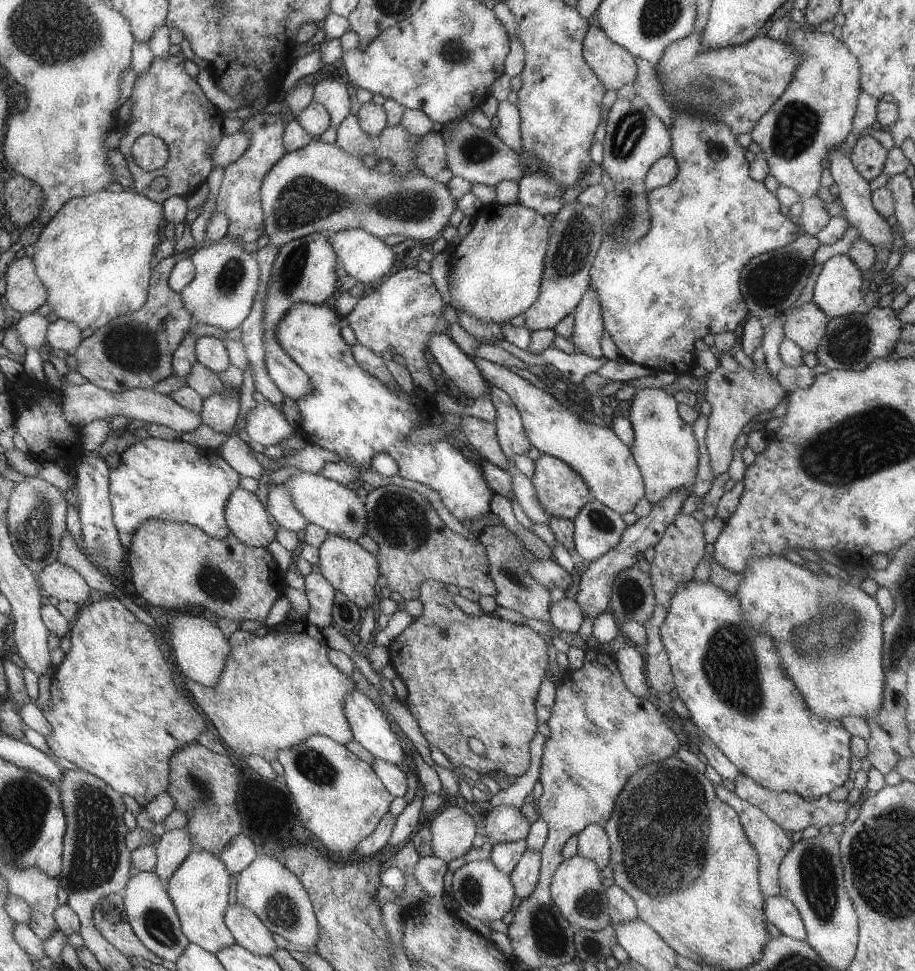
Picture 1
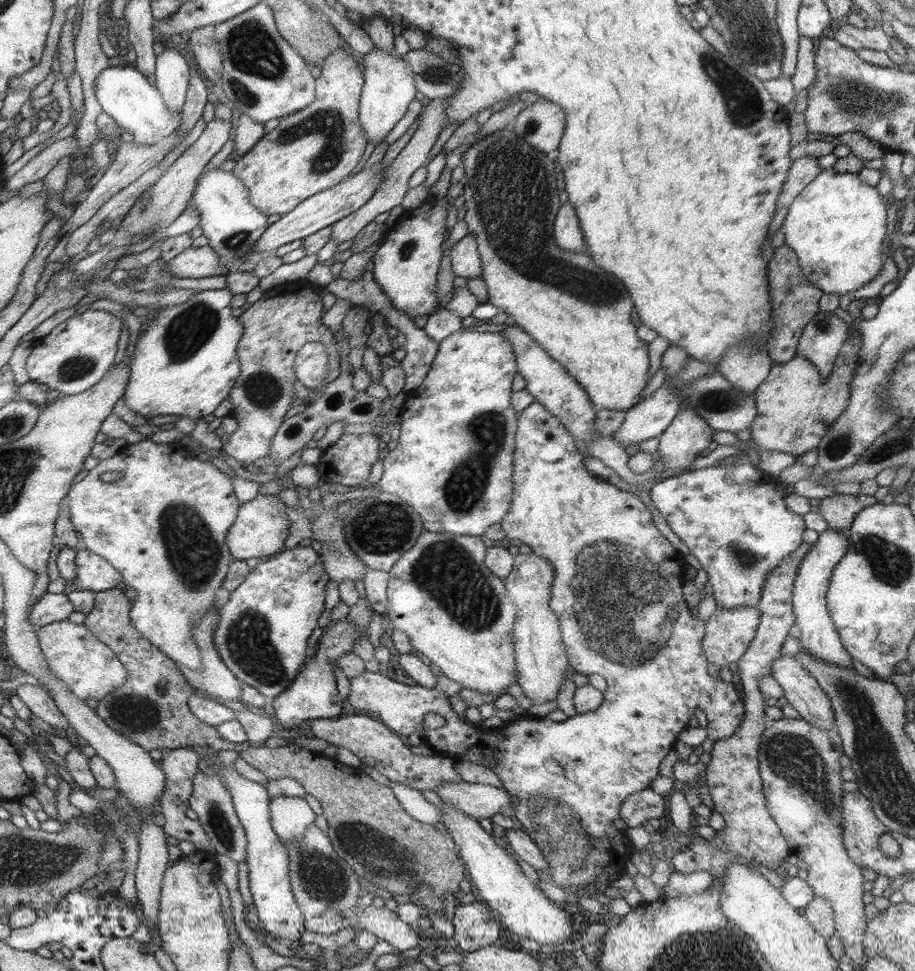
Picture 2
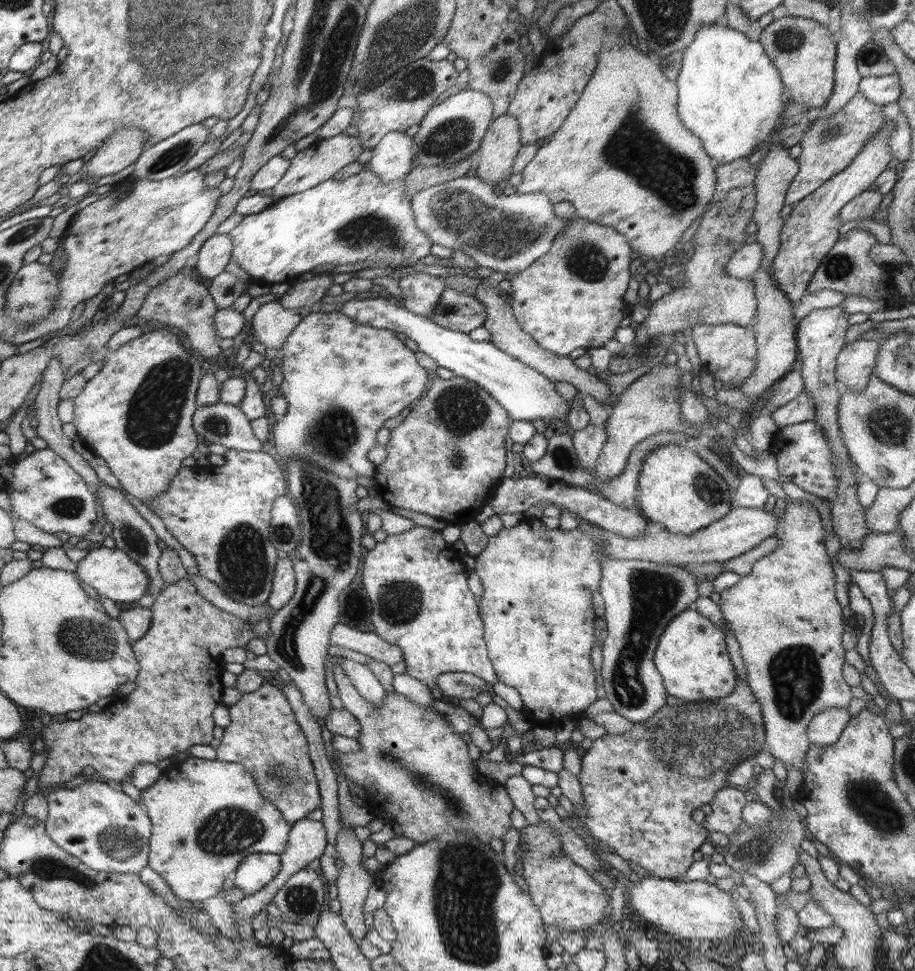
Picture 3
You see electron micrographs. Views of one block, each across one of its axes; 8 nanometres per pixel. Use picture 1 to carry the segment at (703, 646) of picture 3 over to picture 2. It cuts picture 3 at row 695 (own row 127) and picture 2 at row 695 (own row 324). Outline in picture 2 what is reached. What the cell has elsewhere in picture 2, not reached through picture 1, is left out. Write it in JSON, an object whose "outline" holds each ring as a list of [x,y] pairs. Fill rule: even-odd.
{"outline":[[[534,401],[526,410],[521,412],[519,426],[517,427],[517,449],[515,454],[515,502],[512,503],[512,509],[508,510],[507,517],[501,523],[502,529],[506,532],[506,539],[520,540],[526,546],[530,546],[532,553],[542,557],[554,567],[555,578],[551,584],[551,609],[555,611],[559,618],[560,630],[563,632],[563,643],[568,649],[570,655],[570,664],[580,672],[580,674],[598,674],[607,682],[607,689],[604,692],[603,704],[594,713],[587,715],[574,715],[568,717],[564,722],[555,722],[547,717],[536,718],[530,714],[517,717],[512,723],[478,724],[469,725],[462,717],[458,715],[450,705],[449,698],[440,690],[432,689],[420,685],[407,685],[379,672],[365,671],[361,676],[350,678],[351,691],[347,698],[348,702],[362,710],[362,712],[378,712],[380,721],[389,726],[392,731],[402,738],[408,737],[414,732],[421,732],[423,742],[432,748],[435,754],[451,757],[454,761],[468,761],[476,764],[487,764],[489,758],[495,760],[494,765],[488,765],[500,781],[503,788],[511,800],[514,808],[514,818],[518,824],[522,824],[521,829],[539,846],[540,852],[543,852],[547,862],[550,878],[553,878],[554,884],[558,888],[578,893],[583,887],[592,884],[592,882],[609,882],[613,874],[625,873],[626,862],[632,856],[632,843],[626,831],[616,829],[614,820],[619,818],[622,803],[634,792],[640,792],[650,788],[652,780],[658,778],[658,766],[664,760],[664,756],[670,752],[670,746],[674,740],[678,740],[678,734],[688,728],[688,721],[694,715],[696,708],[701,708],[707,714],[707,733],[712,740],[722,740],[731,737],[739,729],[744,718],[743,697],[739,698],[732,682],[724,682],[720,676],[713,679],[708,673],[708,664],[704,649],[703,639],[706,635],[705,624],[702,624],[697,617],[690,615],[690,609],[684,598],[682,598],[682,562],[685,562],[682,553],[678,552],[654,526],[650,510],[642,504],[642,500],[629,491],[618,490],[607,480],[598,478],[590,473],[584,465],[585,452],[580,442],[575,441],[570,431],[565,427],[561,420],[557,419],[543,403]],[[428,712],[436,712],[444,717],[446,723],[437,729],[426,729],[424,727],[424,716]]]}

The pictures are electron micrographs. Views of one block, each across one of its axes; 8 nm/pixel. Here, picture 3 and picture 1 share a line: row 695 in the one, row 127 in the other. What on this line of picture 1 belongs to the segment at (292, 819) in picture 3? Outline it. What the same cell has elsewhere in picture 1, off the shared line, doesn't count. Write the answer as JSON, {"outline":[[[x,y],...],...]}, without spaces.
{"outline":[[[258,112],[242,125],[242,132],[250,134],[247,151],[230,167],[225,168],[220,192],[216,198],[217,209],[229,220],[228,236],[241,243],[256,242],[265,232],[263,222],[261,188],[268,170],[287,152],[283,136],[287,122],[278,118],[279,114]]]}

